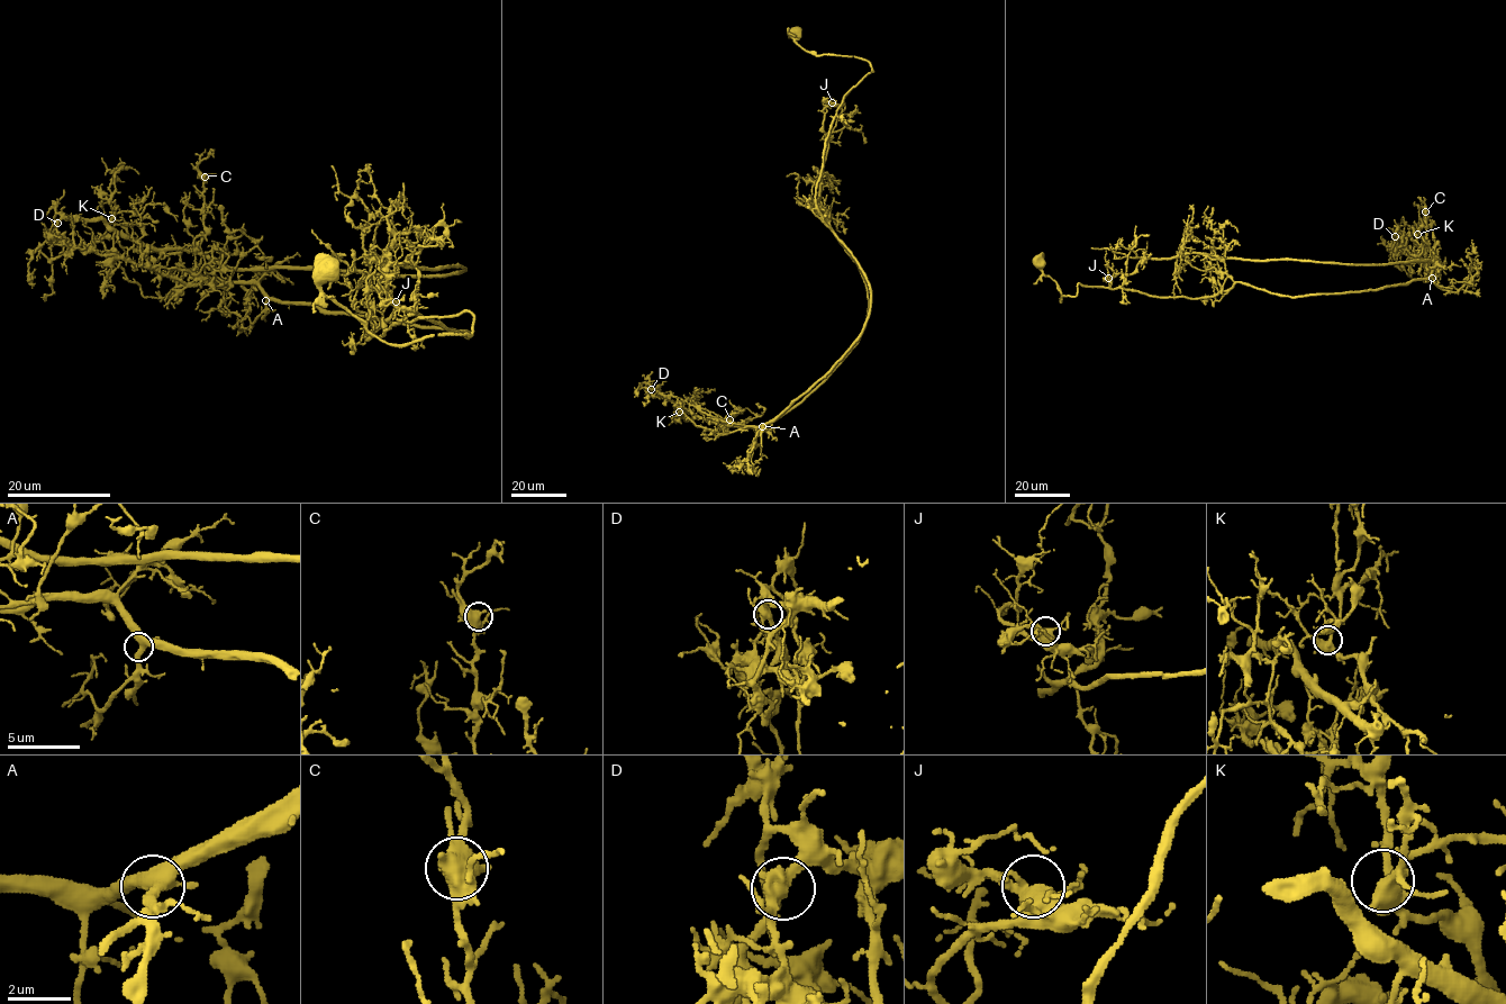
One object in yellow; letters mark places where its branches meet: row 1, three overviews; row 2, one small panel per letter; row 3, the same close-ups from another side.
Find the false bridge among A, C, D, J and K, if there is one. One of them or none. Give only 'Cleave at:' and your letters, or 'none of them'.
Cleave at: D

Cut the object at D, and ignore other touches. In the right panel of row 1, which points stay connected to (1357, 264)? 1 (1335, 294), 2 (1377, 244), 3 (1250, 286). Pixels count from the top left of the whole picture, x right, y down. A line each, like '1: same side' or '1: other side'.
1: other side
2: other side
3: other side

